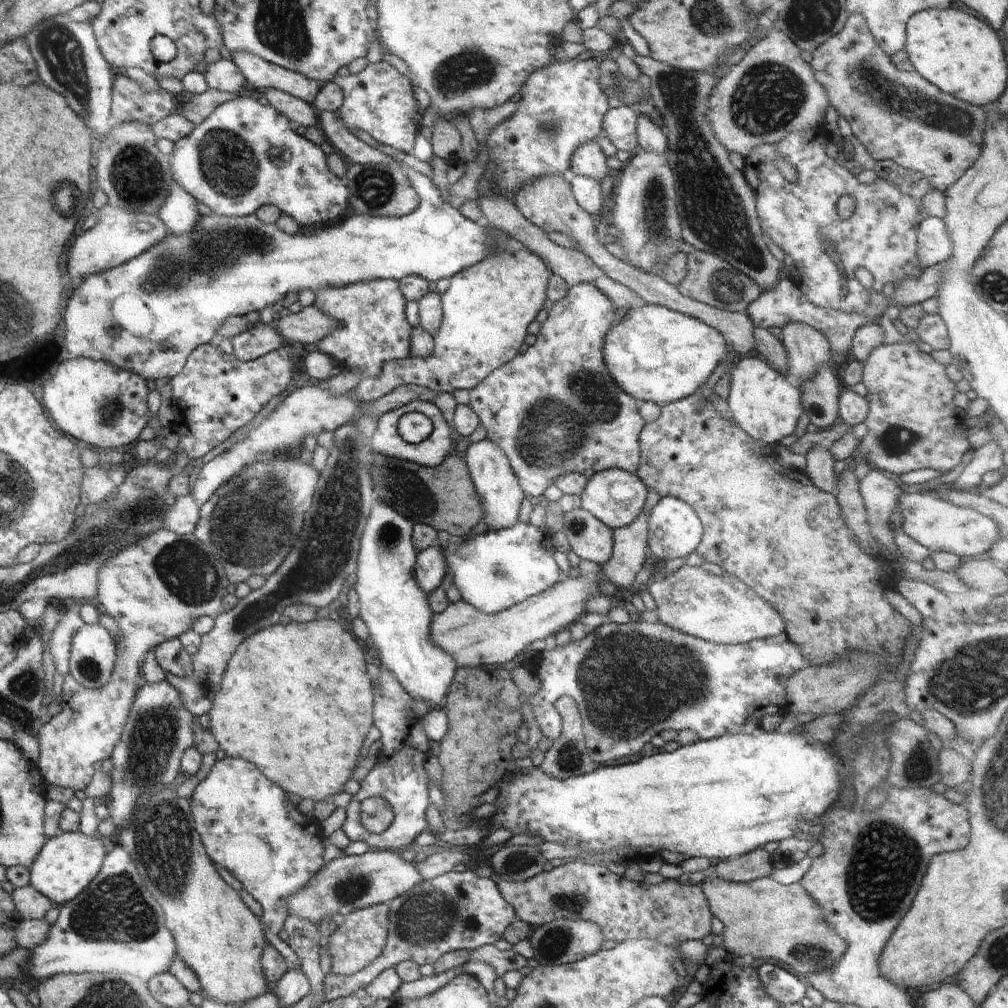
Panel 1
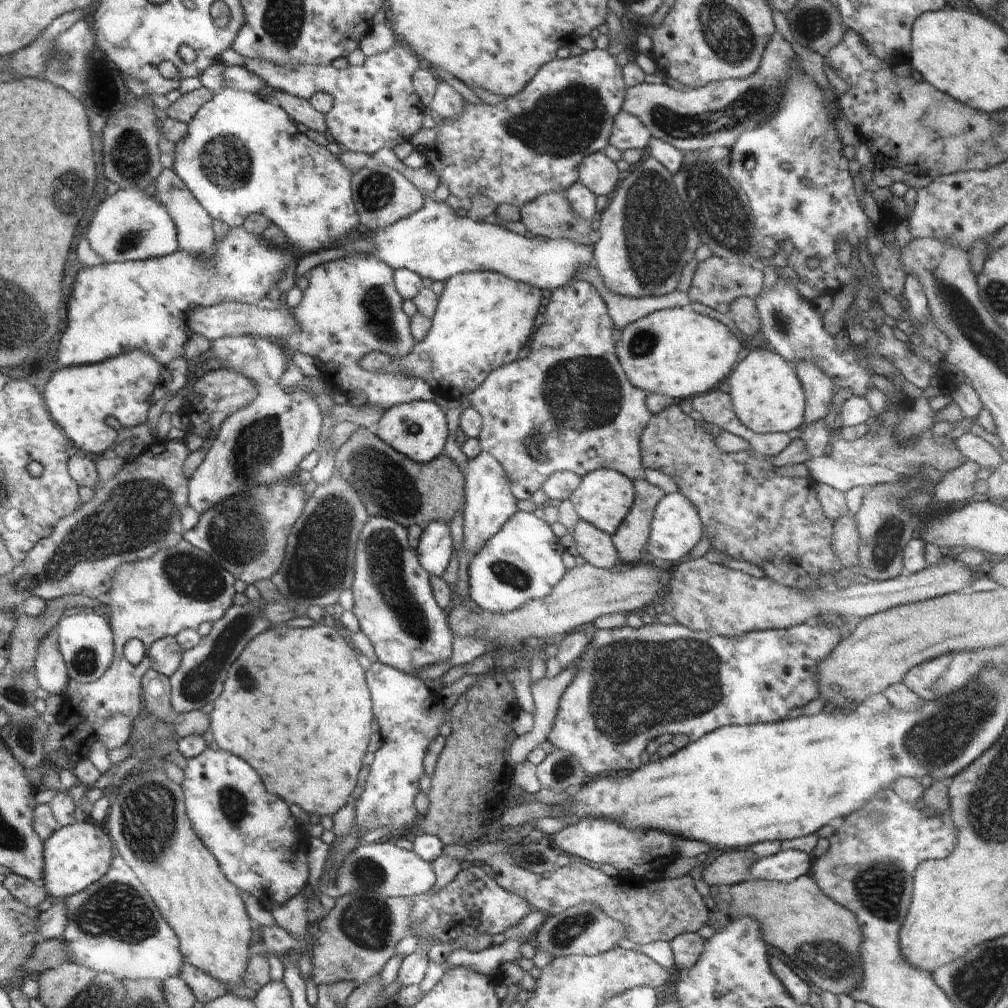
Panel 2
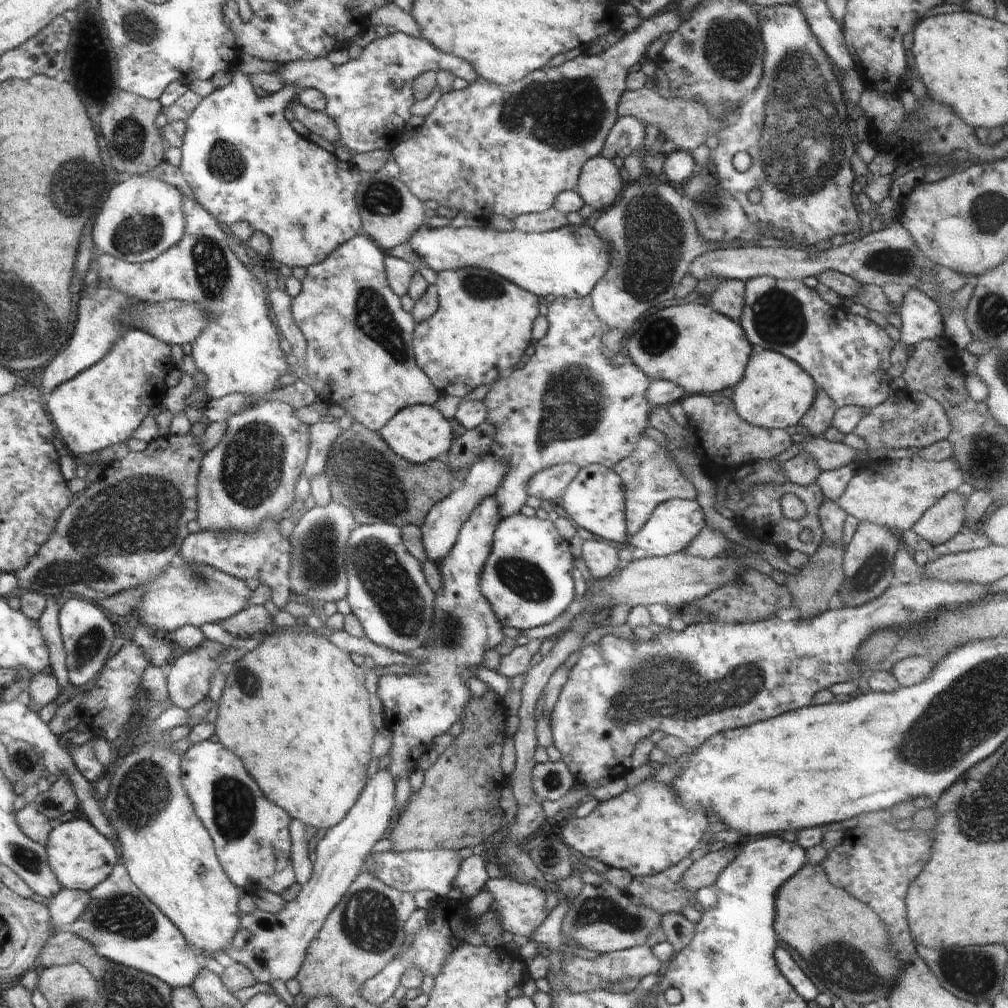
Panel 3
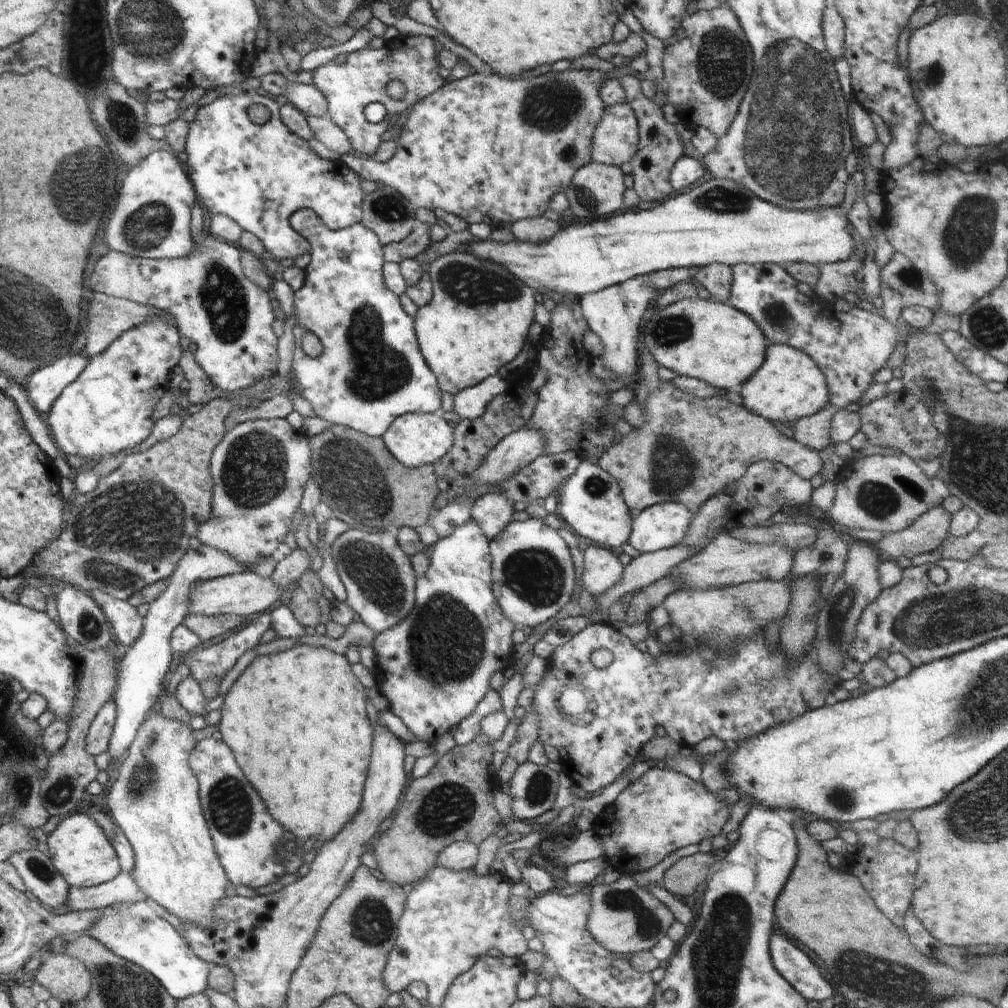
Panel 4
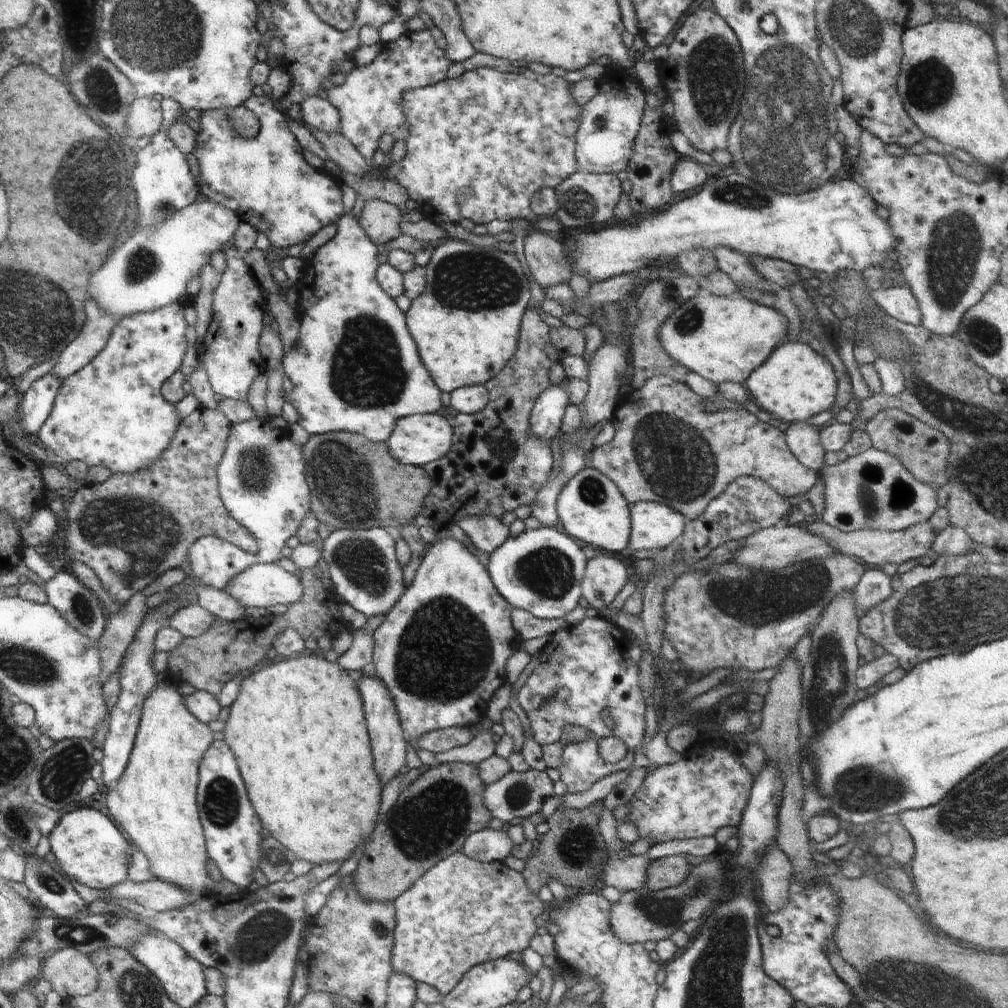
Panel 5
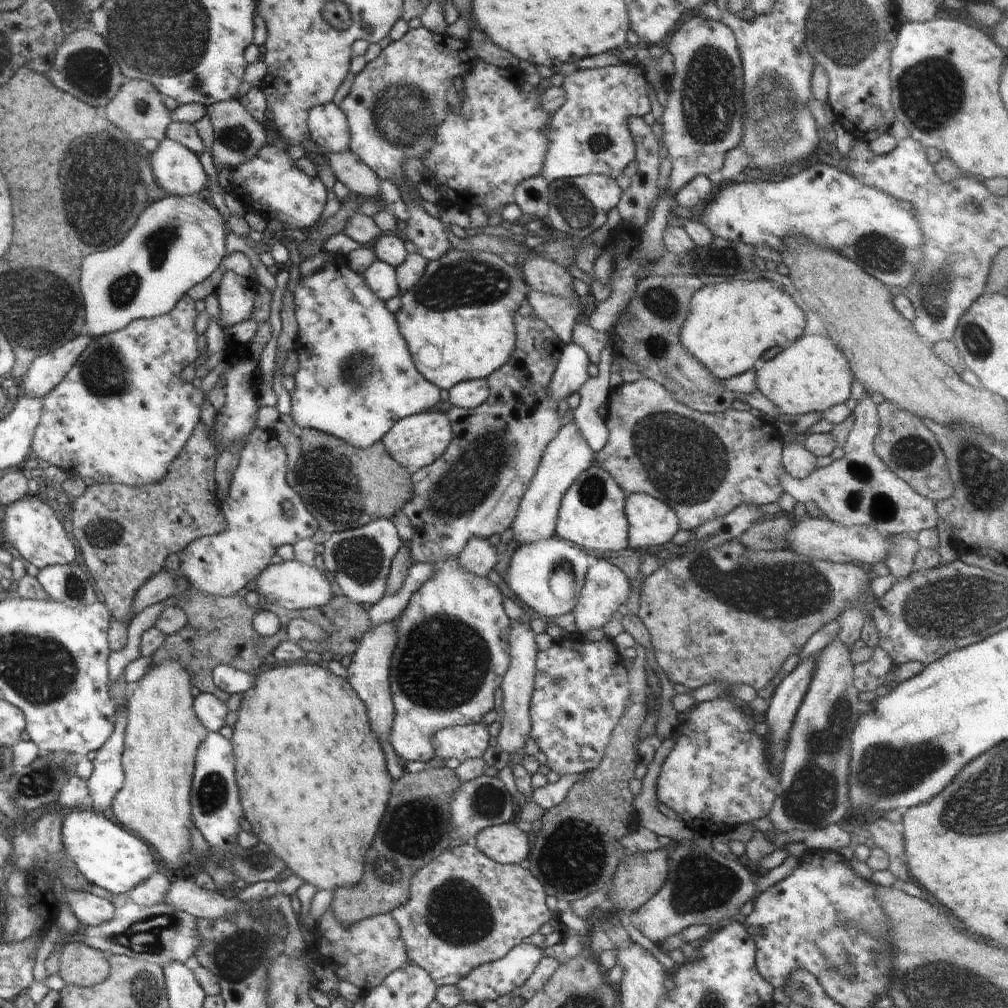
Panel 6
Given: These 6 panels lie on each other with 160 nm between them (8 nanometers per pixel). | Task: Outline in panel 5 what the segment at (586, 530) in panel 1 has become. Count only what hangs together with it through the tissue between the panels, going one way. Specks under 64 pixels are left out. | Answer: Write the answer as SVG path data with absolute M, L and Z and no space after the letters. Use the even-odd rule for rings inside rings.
M598 552L587 560L581 595L591 604L590 612L596 614L616 598L628 581L628 571L622 561Z

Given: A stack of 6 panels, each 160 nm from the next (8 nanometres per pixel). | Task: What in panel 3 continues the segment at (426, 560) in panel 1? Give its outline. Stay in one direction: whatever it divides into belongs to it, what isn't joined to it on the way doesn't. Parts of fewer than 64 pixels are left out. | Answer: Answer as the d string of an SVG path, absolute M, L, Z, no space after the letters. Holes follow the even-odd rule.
M487 453L470 466L464 485L452 491L446 498L437 502L428 511L424 524L421 526L423 545L428 560L438 564L446 558L446 555L452 550L454 543L457 542L459 530L464 522L467 521L472 509L479 505L479 502L483 501L487 496L495 493L507 468L507 463L503 459L496 459L493 454Z

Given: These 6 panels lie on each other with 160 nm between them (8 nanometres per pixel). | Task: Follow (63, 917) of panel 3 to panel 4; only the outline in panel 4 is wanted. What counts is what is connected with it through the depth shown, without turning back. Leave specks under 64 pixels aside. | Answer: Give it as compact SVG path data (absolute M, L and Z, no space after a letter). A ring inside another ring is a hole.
M128 873L114 877L112 882L105 882L93 887L71 887L66 909L73 911L93 911L114 904L142 900L136 881Z

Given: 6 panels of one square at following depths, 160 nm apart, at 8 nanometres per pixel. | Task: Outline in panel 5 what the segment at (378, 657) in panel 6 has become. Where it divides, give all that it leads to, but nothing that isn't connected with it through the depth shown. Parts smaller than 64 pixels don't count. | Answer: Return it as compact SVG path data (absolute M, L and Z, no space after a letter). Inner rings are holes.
M363 674L362 680L358 683L364 712L366 712L366 724L368 724L368 734L372 742L372 752L374 752L374 770L380 776L382 788L390 780L394 780L398 774L406 771L406 738L404 738L403 728L397 716L395 703L387 691L380 678L366 677Z

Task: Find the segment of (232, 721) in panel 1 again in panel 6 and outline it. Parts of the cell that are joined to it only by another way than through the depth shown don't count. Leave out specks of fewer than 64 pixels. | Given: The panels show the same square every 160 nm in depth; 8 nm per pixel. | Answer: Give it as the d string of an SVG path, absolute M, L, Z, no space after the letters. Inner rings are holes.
M323 663L288 664L260 669L255 674L255 685L243 694L237 720L232 726L231 741L234 743L235 777L240 784L240 802L244 802L244 816L252 824L254 834L266 842L286 866L298 874L304 883L313 884L318 890L326 888L347 887L356 884L364 872L364 854L380 826L386 804L390 800L393 779L386 769L386 760L379 740L371 731L367 710L356 691L346 678L332 674Z

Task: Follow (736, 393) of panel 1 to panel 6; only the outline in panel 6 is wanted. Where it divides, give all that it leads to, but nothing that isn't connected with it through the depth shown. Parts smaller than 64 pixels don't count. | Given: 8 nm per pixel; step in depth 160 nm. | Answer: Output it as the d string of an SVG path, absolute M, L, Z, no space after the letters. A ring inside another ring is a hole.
M804 336L791 348L786 348L774 358L764 361L761 368L754 370L757 380L757 389L775 406L780 414L787 414L796 420L802 414L810 412L824 412L833 406L846 402L850 396L853 381L853 372L842 352L834 348L834 344L826 338L818 336Z

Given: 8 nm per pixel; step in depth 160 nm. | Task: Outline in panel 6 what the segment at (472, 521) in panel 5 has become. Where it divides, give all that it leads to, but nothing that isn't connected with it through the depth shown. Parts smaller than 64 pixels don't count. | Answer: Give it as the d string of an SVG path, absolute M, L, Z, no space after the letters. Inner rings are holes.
M484 537L470 538L457 557L466 570L483 577L487 577L488 572L502 558L496 551L496 547Z

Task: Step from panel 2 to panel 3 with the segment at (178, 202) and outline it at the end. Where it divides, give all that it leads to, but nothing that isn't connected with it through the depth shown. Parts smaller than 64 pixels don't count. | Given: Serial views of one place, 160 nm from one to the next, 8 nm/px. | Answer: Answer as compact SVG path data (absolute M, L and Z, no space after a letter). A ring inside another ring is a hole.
M184 197L183 200L183 213L186 218L186 230L185 236L178 242L178 244L171 246L166 253L162 253L158 258L145 263L129 263L122 259L114 258L112 255L106 255L99 252L97 258L98 261L98 272L100 281L106 281L109 285L127 294L129 297L134 297L138 301L146 302L146 304L162 304L164 301L179 300L187 303L194 303L198 305L208 316L209 325L201 331L198 337L196 337L192 342L192 358L197 366L197 369L205 376L205 381L203 386L205 387L205 393L210 399L222 398L227 392L234 391L236 393L243 394L266 394L278 388L278 380L281 380L280 376L285 376L284 372L289 372L290 365L286 364L286 354L282 352L280 348L280 340L278 340L278 332L272 324L272 320L268 318L268 304L266 304L266 296L264 296L264 290L260 286L260 282L256 282L256 278L252 276L252 272L244 266L244 263L232 253L232 250L228 247L228 235L227 230L222 230L218 226L218 222L208 214L208 211L204 206L196 202L195 199ZM258 399L255 403L244 407L241 411L235 412L228 417L227 428L220 442L205 454L198 476L198 516L195 520L202 528L207 531L220 531L221 533L243 533L244 531L255 531L257 526L264 519L276 519L280 522L283 518L290 515L291 510L296 506L295 484L298 476L302 474L303 468L309 451L309 426L304 424L296 415L295 410L288 404L276 399Z

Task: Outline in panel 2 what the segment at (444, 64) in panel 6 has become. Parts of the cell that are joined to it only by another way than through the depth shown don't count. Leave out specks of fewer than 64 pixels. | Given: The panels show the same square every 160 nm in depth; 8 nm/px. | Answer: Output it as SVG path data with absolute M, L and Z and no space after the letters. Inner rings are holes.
M396 39L392 49L387 52L366 57L361 66L349 65L344 70L338 70L332 65L282 66L248 57L245 57L243 65L276 91L303 99L309 99L318 91L331 94L333 107L325 114L327 134L346 151L365 152L372 156L382 147L393 150L397 144L410 142L421 129L426 106L414 91L412 73L424 65L400 40Z

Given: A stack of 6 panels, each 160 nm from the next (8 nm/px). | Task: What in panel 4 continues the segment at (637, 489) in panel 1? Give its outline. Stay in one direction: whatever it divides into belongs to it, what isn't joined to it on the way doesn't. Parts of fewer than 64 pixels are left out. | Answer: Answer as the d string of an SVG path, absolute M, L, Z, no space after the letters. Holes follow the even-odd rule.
M582 460L560 488L558 498L557 513L574 534L606 548L618 548L629 539L634 518L623 499L618 481L598 463Z

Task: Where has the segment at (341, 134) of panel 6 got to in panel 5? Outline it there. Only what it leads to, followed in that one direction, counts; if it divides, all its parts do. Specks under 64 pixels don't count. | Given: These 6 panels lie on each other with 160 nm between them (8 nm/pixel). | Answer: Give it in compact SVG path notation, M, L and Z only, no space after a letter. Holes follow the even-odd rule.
M316 95L305 96L300 103L301 121L309 128L325 133L339 131L339 112L326 97Z

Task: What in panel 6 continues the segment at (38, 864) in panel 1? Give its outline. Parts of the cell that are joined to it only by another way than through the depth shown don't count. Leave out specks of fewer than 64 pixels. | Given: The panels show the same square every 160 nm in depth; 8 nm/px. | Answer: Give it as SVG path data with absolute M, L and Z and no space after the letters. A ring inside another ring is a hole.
M74 810L62 822L62 840L66 854L90 884L96 884L114 894L128 894L146 881L158 867L163 869L147 843L106 819L100 811Z

